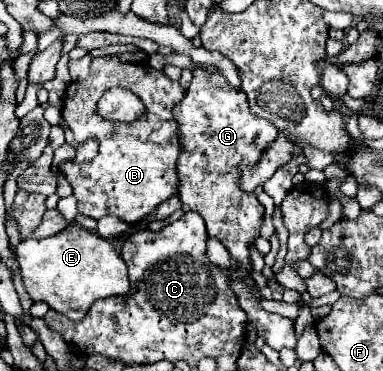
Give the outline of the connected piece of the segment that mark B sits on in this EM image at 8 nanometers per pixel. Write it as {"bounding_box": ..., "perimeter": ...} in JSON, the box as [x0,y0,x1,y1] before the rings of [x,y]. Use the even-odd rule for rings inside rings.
{"bounding_box":[60,56,184,224],"perimeter":[[[116,56],[94,58],[90,70],[92,74],[88,80],[70,82],[62,116],[74,132],[76,140],[96,136],[100,140],[100,150],[94,160],[84,164],[64,160],[60,162],[60,170],[74,190],[80,214],[94,220],[112,214],[126,224],[136,224],[152,216],[158,204],[166,202],[178,192],[176,162],[180,154],[180,144],[176,120],[172,118],[172,108],[182,100],[184,90],[180,82],[172,82],[162,72],[150,66],[120,62]],[[112,86],[122,86],[134,92],[144,102],[146,112],[140,120],[124,124],[104,120],[96,114],[96,102]]]}

